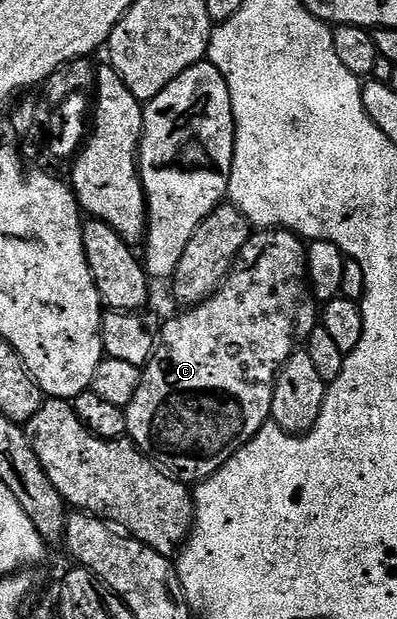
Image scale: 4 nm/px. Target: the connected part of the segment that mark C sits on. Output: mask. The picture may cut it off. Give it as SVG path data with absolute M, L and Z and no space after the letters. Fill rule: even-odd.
M258 230L251 233L244 248L234 259L230 275L222 282L221 288L198 306L191 306L185 312L178 312L182 314L176 315L175 318L161 323L158 344L154 348L154 357L141 367L140 388L136 388L136 396L132 396L132 404L128 404L124 409L129 441L133 442L142 453L153 458L170 477L187 484L197 484L212 477L239 448L248 444L248 440L252 440L252 436L256 436L256 432L260 432L262 426L271 421L270 409L272 408L274 384L278 380L278 373L282 370L282 365L300 349L307 336L320 322L320 306L306 277L306 248L307 243L297 234L293 234L291 230Z

